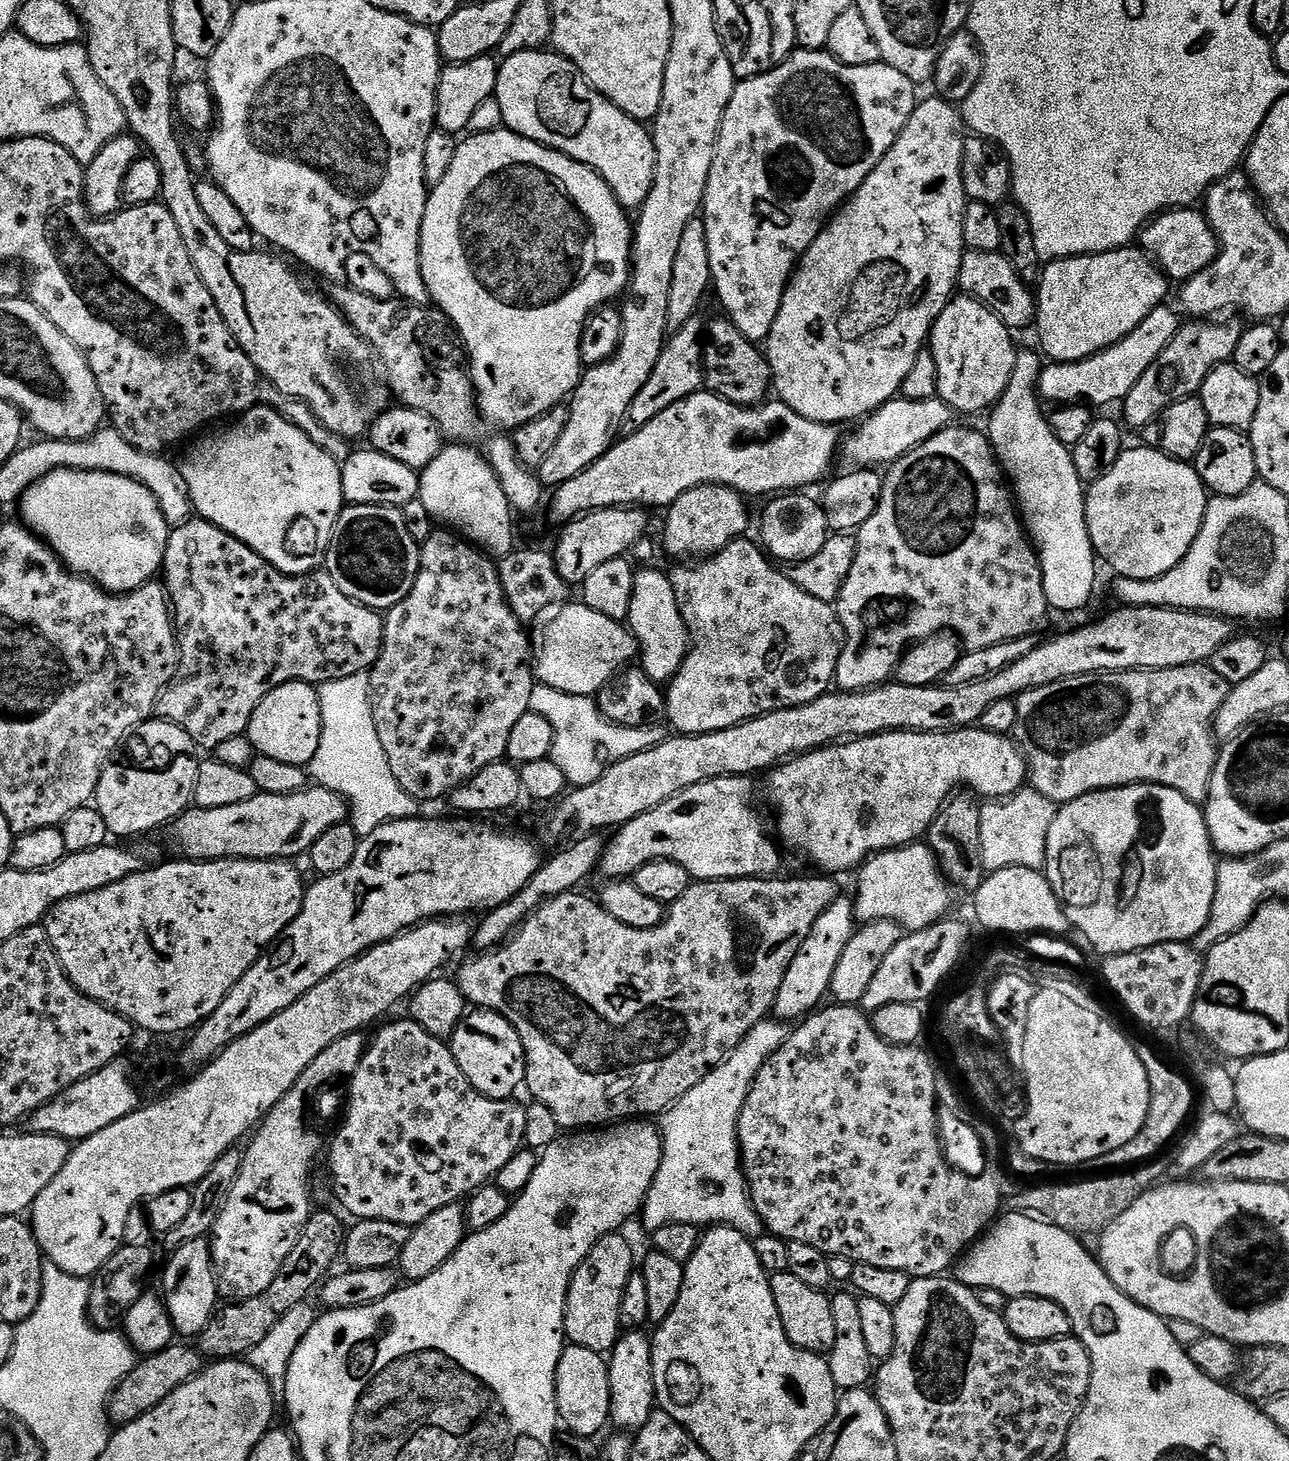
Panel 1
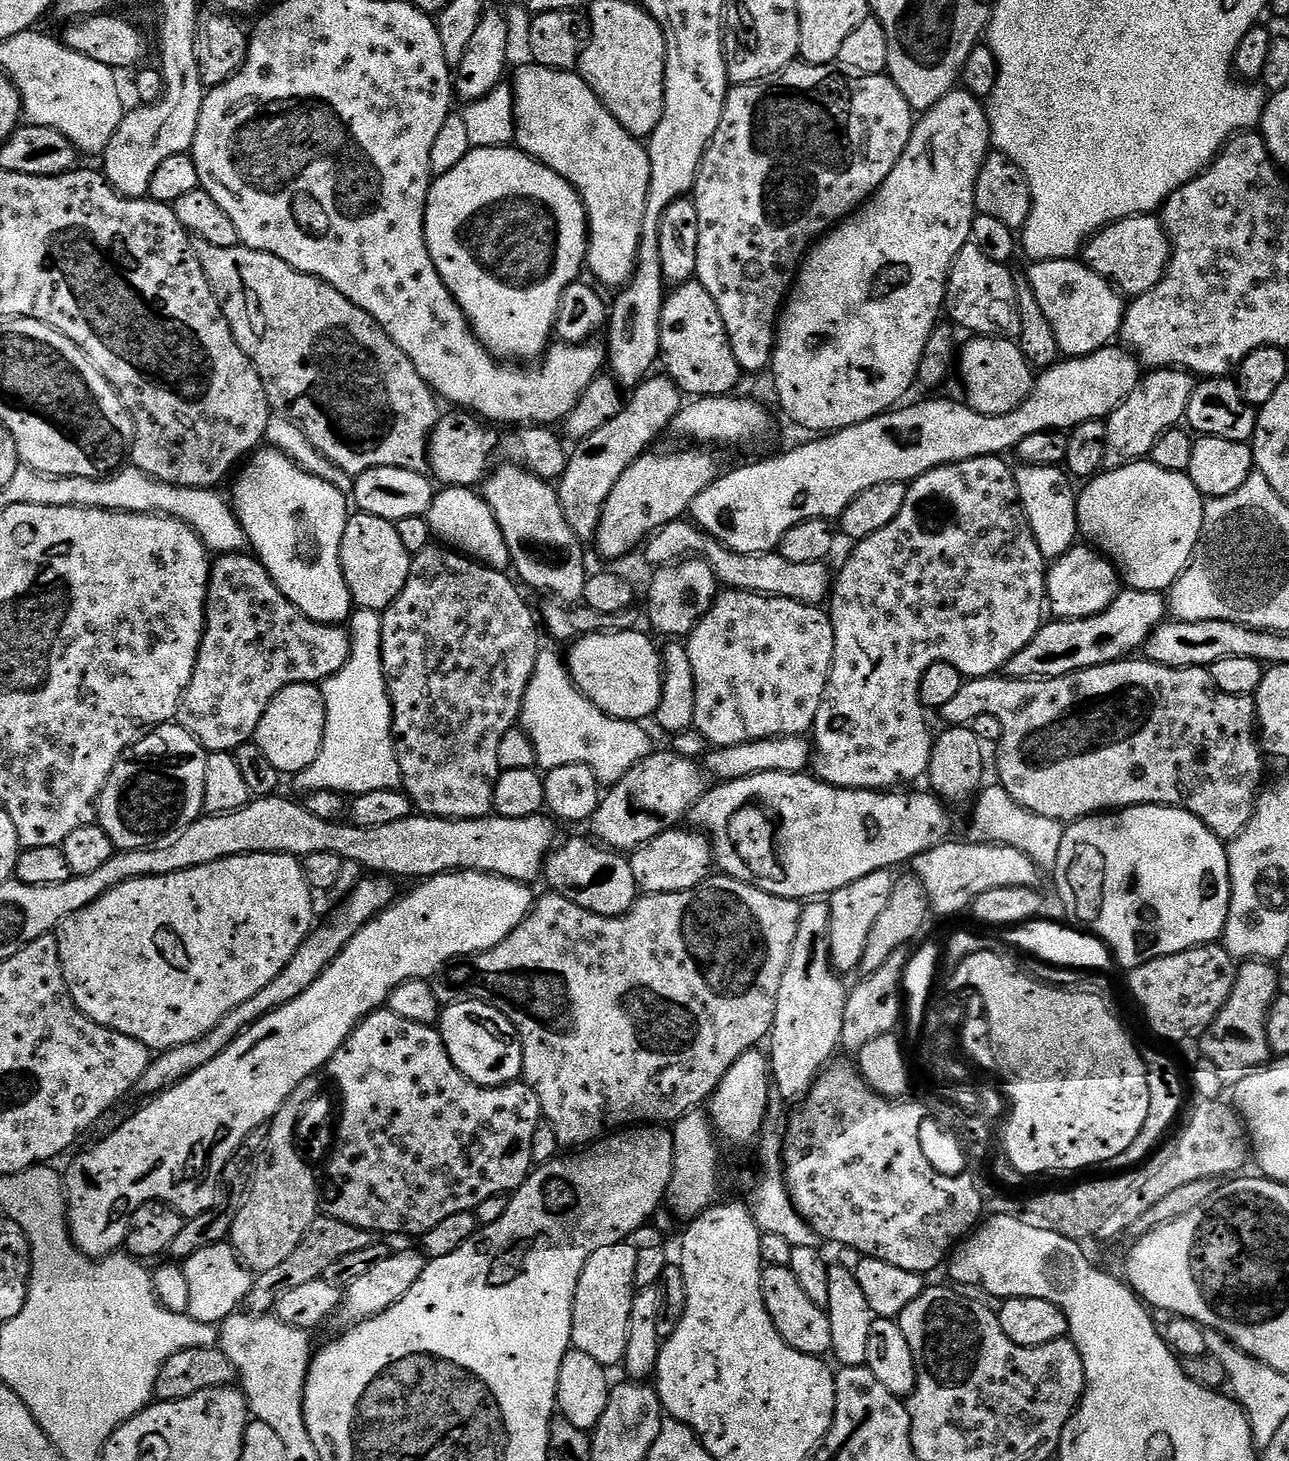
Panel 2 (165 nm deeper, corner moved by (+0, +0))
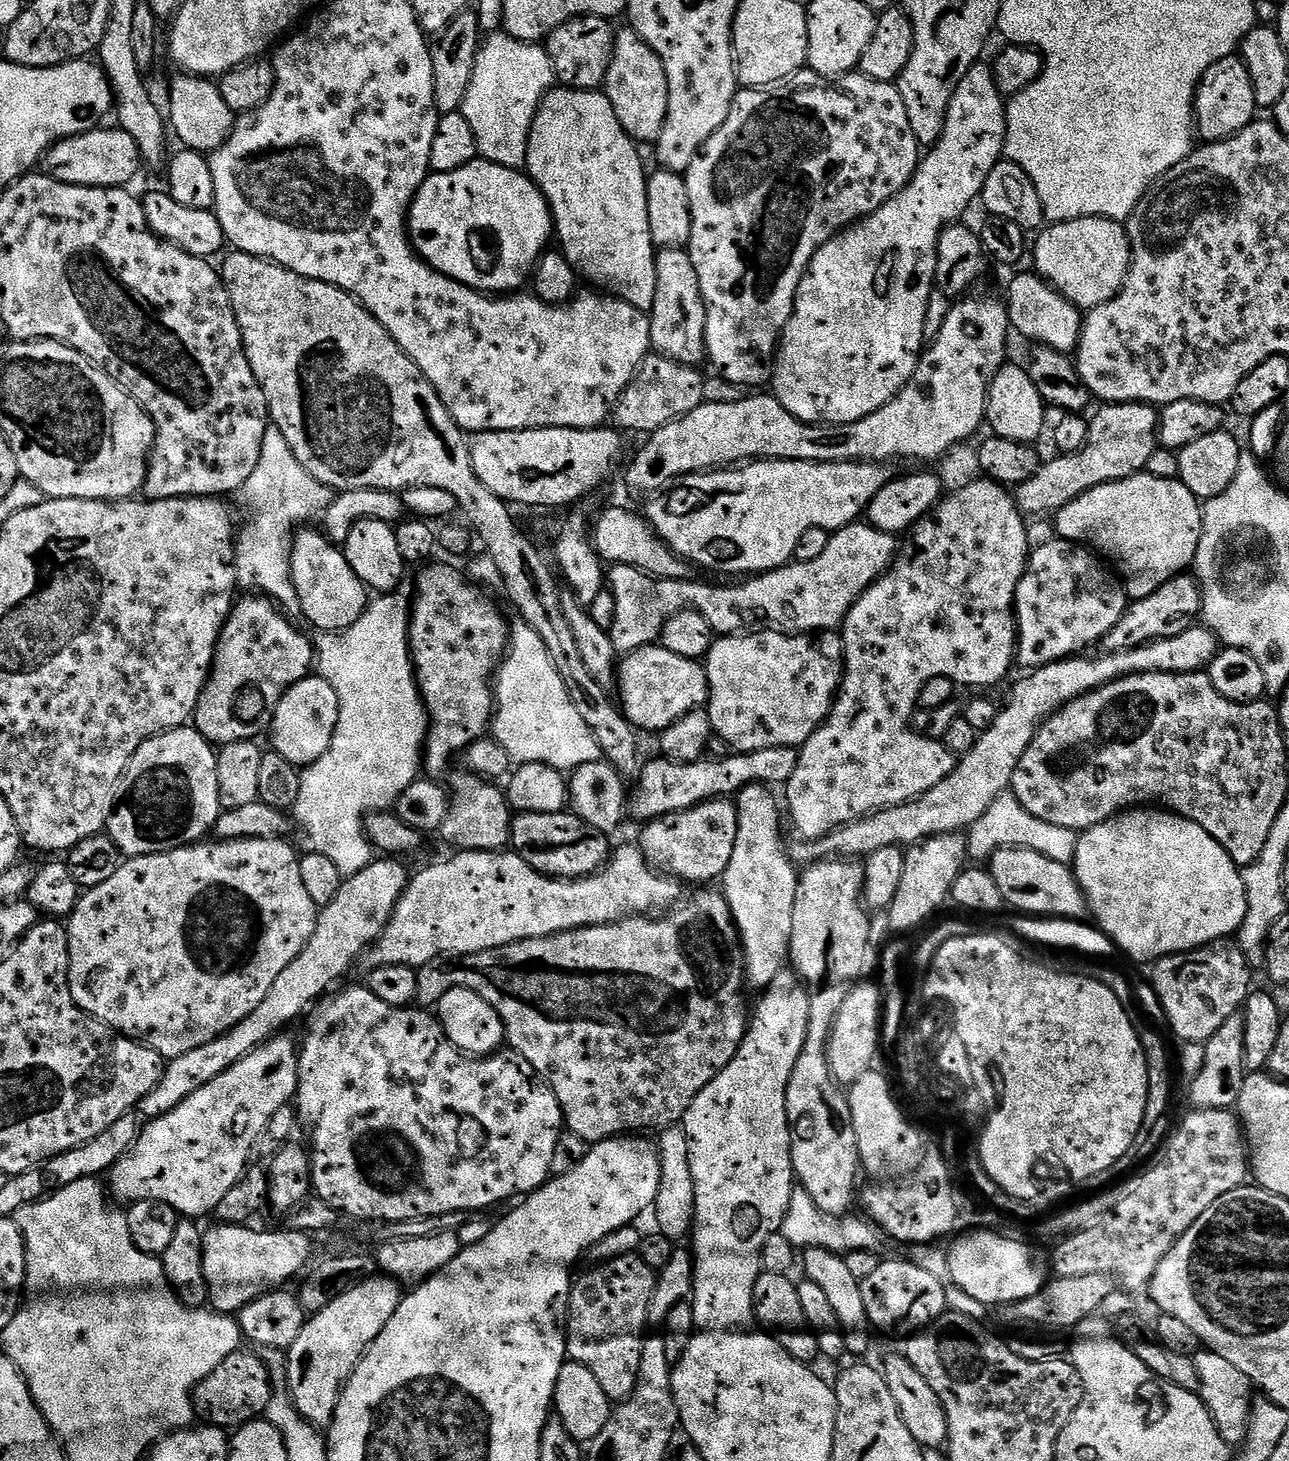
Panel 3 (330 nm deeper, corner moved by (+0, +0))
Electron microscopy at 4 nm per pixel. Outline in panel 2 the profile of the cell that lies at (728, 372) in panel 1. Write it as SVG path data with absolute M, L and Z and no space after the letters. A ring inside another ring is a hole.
M695 278L686 284L673 287L667 293L660 315L660 354L662 368L664 364L663 371L672 377L672 381L680 387L681 393L689 397L727 396L739 389L736 387L740 384L742 369L738 358L734 358L734 350L726 334L726 322L722 322L722 314L718 314L718 306L714 306L710 290L706 290L706 286L702 286Z

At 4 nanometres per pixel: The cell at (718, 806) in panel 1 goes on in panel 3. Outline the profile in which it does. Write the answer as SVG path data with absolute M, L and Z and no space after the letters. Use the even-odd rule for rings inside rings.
M1193 626L1174 638L1155 640L1121 652L1104 652L1100 656L1077 654L1029 671L1013 686L1013 700L1000 708L998 718L994 718L994 726L990 726L988 732L977 735L973 748L959 757L956 769L942 782L938 782L934 790L926 790L919 800L884 808L881 812L865 816L863 820L845 824L821 840L797 843L797 848L793 847L790 855L793 861L807 866L837 854L844 858L867 858L886 846L911 846L930 836L963 833L974 822L978 822L986 810L990 810L990 802L994 802L994 798L1009 791L1014 770L1018 762L1022 762L1022 754L1026 754L1041 724L1065 704L1112 680L1121 680L1134 674L1199 672L1207 669L1217 651L1218 641L1214 633L1208 631L1207 627Z

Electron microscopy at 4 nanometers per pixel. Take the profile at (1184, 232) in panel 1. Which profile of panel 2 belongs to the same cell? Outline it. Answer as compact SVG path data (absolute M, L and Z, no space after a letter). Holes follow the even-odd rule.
M1159 215L1128 216L1099 229L1085 243L1082 256L1089 268L1112 281L1121 293L1135 298L1149 292L1164 277L1172 256L1172 241Z

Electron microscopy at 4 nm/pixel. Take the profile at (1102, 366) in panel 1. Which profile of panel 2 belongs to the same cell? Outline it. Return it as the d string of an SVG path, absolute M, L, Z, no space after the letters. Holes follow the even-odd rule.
M1117 346L1099 348L1097 352L1091 352L1089 356L1064 358L1053 364L1052 367L1043 369L1043 371L1035 377L1032 392L1013 412L1008 412L1004 416L987 416L978 410L969 408L967 403L961 401L959 404L956 400L924 400L921 404L912 404L909 408L900 406L895 410L885 412L883 416L875 416L861 424L855 424L849 428L841 428L838 432L824 434L819 438L812 438L809 444L804 444L801 448L792 448L789 452L784 452L781 456L774 457L773 460L760 460L757 464L748 464L745 468L738 468L734 472L725 471L723 475L717 478L717 480L709 486L709 488L702 490L702 494L698 494L698 498L694 498L694 502L690 509L691 519L694 521L697 528L701 528L703 532L708 533L708 535L716 539L719 544L723 544L725 548L742 553L770 552L779 549L782 534L786 534L786 530L790 530L790 526L794 526L803 520L835 521L846 510L846 506L850 506L850 502L858 494L870 490L870 486L878 486L879 484L904 484L905 482L916 480L917 477L929 472L931 468L940 468L943 464L956 463L978 456L1000 456L1004 454L1007 448L1008 451L1015 449L1016 445L1022 442L1022 438L1026 438L1030 434L1051 432L1053 430L1070 430L1073 426L1081 424L1082 422L1104 420L1111 416L1112 411L1136 389L1142 375L1142 365L1139 359L1137 359L1127 347L1116 347Z

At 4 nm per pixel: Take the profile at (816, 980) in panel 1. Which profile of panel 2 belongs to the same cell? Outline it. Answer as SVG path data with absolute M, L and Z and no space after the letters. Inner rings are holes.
M888 870L871 872L866 878L858 878L858 882L850 882L838 891L831 893L827 901L830 910L830 934L828 941L832 947L832 966L837 972L847 974L856 972L862 962L862 954L866 948L866 938L870 938L870 926L886 910L886 902L890 902L890 894L894 883L893 873Z

